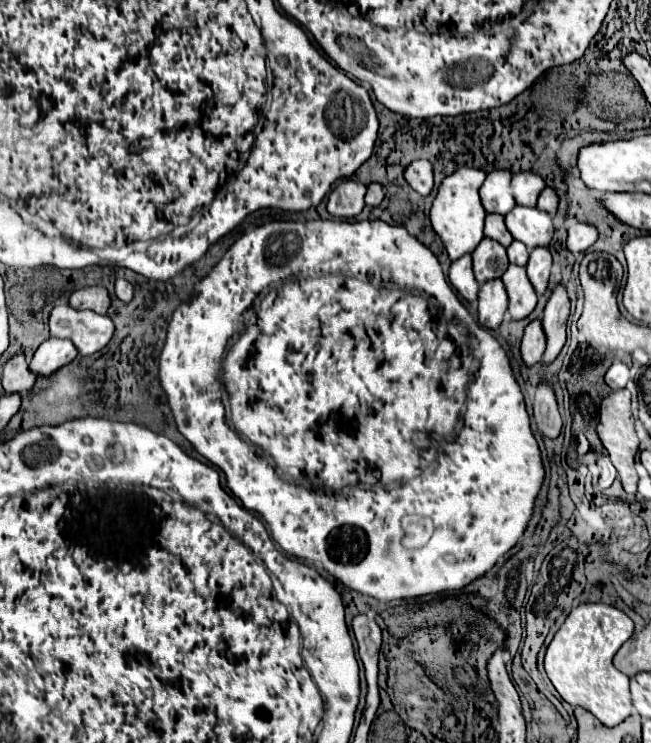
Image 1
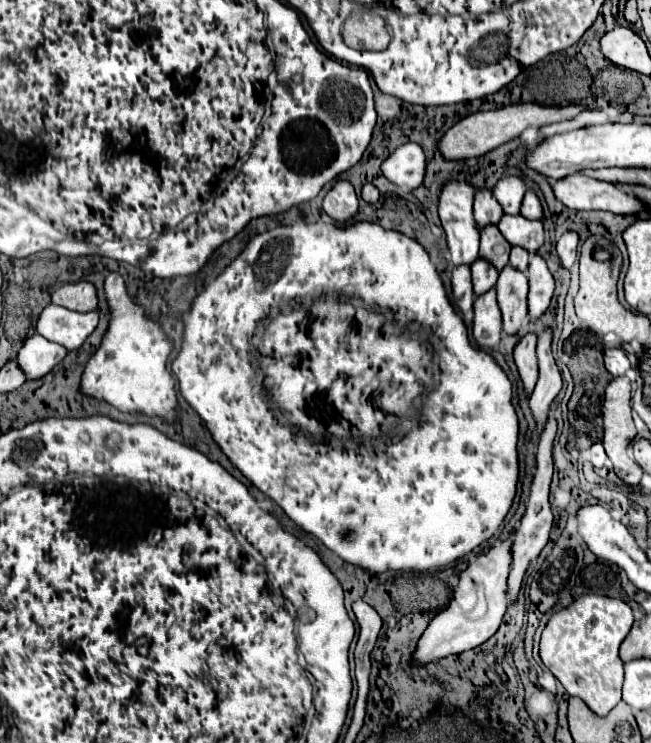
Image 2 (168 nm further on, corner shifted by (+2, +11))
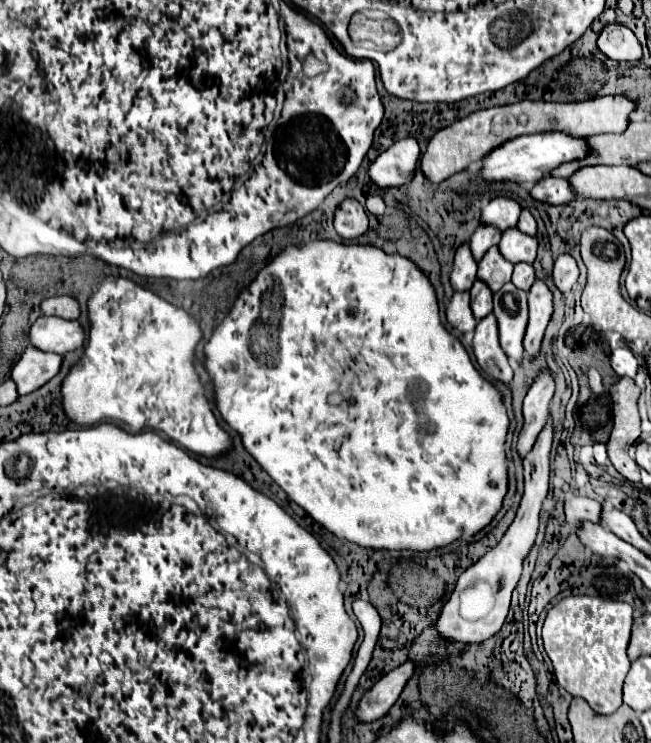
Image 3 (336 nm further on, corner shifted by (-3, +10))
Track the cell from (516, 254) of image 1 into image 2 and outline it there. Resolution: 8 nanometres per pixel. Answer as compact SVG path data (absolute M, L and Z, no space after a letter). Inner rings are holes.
M512 248L510 252L510 266L520 270L520 272L526 272L528 270L528 252L524 252L524 248Z

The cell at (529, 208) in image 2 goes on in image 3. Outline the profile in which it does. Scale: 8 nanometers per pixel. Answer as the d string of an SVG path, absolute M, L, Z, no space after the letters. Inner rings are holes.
M527 207L521 211L521 219L519 219L517 227L519 227L523 233L527 233L527 235L535 235L535 233L537 233L537 221L535 221L535 217L531 215L531 211L529 211Z

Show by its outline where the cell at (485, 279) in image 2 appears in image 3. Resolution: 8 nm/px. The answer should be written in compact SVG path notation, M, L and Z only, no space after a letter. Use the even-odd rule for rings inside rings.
M475 281L471 287L471 309L477 319L483 319L493 309L493 291L489 285Z

